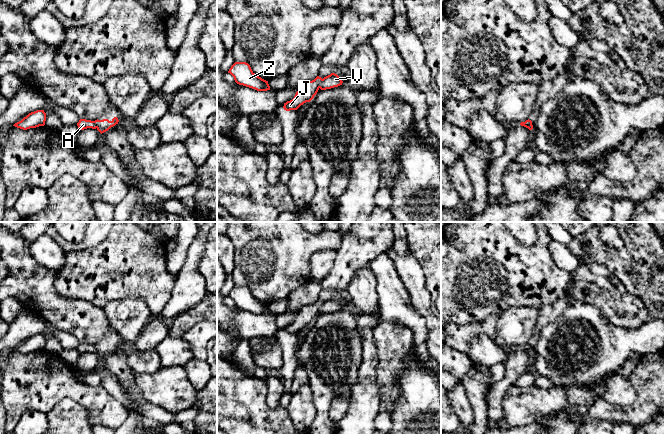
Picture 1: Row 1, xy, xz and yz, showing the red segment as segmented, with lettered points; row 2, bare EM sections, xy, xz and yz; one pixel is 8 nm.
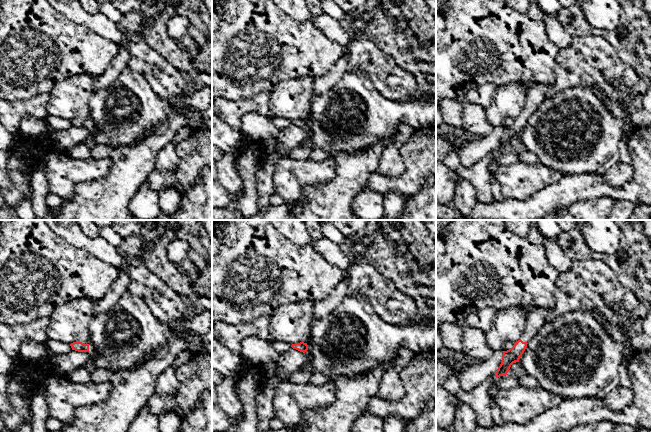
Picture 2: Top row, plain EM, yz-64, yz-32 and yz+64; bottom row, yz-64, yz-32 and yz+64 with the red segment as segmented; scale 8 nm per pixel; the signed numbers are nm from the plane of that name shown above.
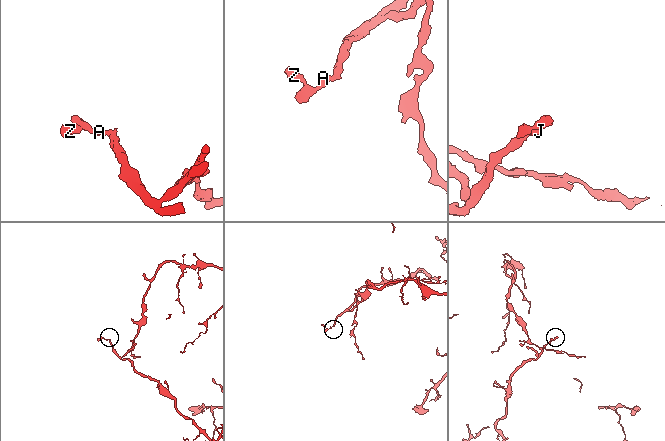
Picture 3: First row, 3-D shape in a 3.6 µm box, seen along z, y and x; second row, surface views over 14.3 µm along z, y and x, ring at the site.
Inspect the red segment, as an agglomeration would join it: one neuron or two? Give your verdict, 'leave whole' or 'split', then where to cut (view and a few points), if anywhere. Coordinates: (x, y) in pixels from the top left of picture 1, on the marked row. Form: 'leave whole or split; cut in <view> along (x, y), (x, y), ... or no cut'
split; cut in xz along (322, 79), (319, 87)

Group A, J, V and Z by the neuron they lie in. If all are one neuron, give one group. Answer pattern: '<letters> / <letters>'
A J Z / V

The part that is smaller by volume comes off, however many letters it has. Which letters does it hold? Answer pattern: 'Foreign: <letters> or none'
Foreign: A, J, Z

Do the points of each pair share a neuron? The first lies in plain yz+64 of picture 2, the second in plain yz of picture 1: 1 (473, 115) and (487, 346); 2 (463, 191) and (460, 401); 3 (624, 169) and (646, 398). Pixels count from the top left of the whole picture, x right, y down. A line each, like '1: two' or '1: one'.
1: one
2: one
3: two

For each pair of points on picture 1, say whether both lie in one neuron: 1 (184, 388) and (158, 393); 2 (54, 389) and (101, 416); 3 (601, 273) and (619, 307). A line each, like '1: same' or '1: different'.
1: same
2: same
3: same

